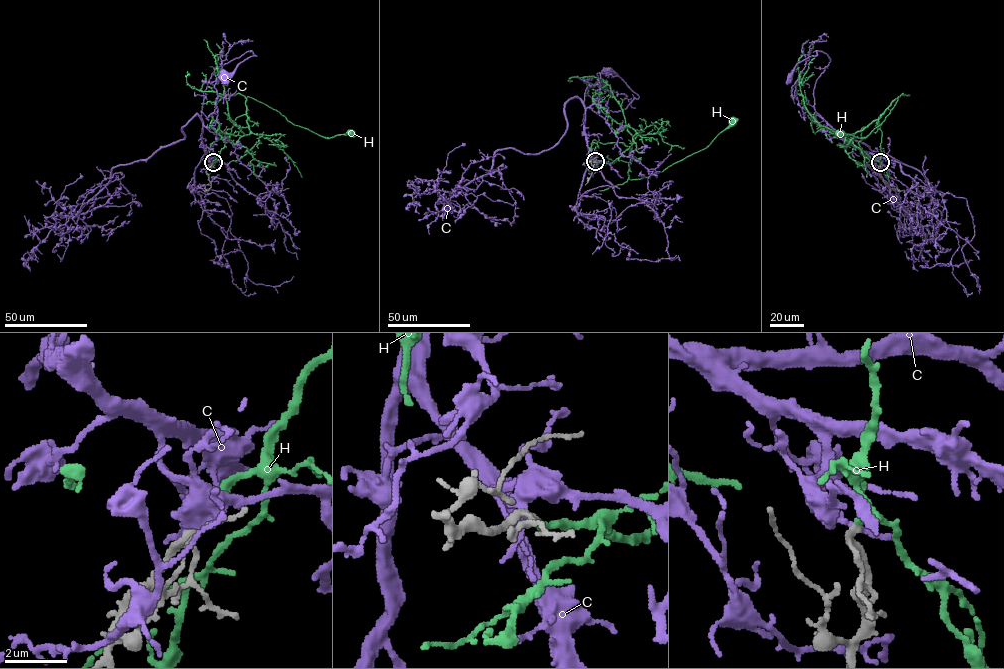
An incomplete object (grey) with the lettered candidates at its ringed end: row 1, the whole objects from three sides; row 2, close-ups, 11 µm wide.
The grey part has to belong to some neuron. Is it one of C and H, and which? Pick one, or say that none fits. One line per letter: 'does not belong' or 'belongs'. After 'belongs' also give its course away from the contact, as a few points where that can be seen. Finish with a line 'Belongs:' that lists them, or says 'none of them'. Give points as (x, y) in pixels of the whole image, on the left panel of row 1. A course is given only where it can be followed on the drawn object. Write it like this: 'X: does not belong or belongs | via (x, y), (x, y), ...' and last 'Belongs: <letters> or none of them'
C: does not belong
H: belongs | via (213, 162), (227, 141), (235, 120), (246, 113), (248, 96), (278, 110), (293, 124), (326, 138), (351, 132)
Belongs: H

